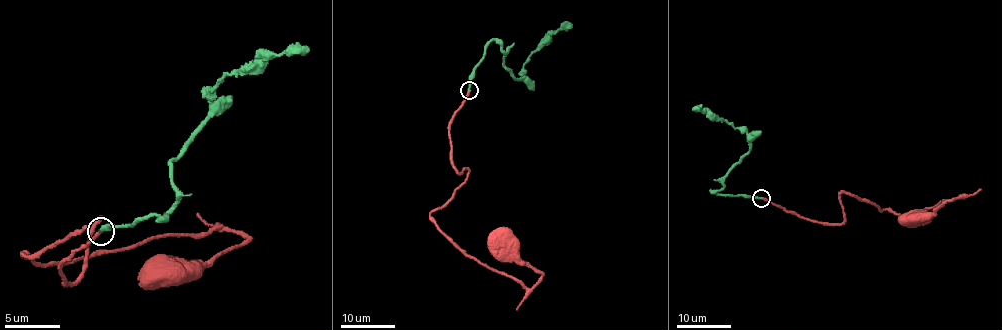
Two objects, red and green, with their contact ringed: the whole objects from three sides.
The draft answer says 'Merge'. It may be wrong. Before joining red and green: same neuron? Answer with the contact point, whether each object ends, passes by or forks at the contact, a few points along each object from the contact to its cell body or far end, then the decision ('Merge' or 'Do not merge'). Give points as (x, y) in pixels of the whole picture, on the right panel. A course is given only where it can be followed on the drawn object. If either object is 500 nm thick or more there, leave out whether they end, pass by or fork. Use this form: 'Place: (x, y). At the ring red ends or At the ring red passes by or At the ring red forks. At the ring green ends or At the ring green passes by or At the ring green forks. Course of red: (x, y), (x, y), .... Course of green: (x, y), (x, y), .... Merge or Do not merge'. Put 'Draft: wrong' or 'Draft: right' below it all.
Place: (761, 198). At the ring red ends. At the ring green ends. Course of red: (762, 198), (796, 215), (837, 224), (844, 219), (842, 192), (897, 214), (960, 198), (921, 222), (919, 218). Course of green: (760, 198), (718, 195), (711, 191), (724, 187), (724, 177), (749, 150), (747, 132), (695, 107). Do not merge
Draft: wrong

